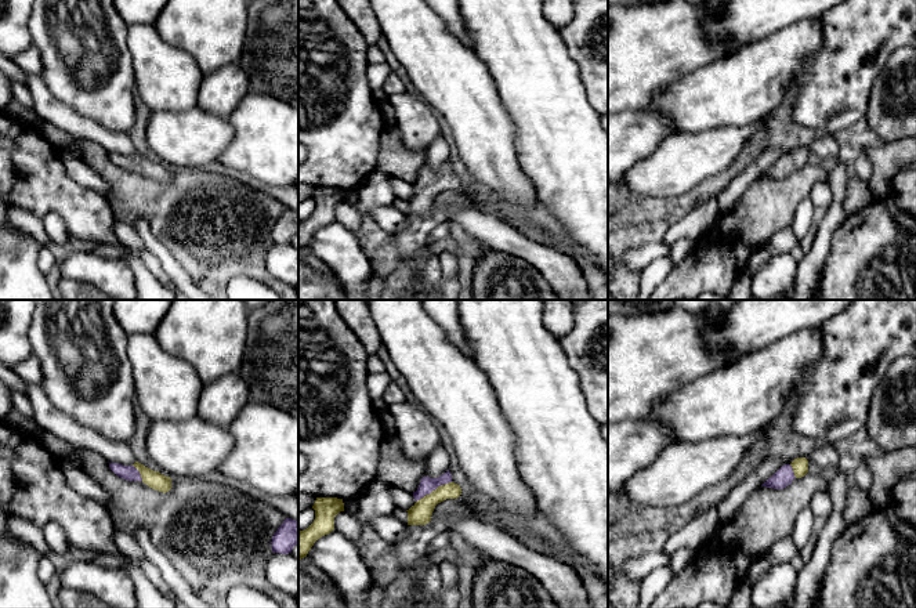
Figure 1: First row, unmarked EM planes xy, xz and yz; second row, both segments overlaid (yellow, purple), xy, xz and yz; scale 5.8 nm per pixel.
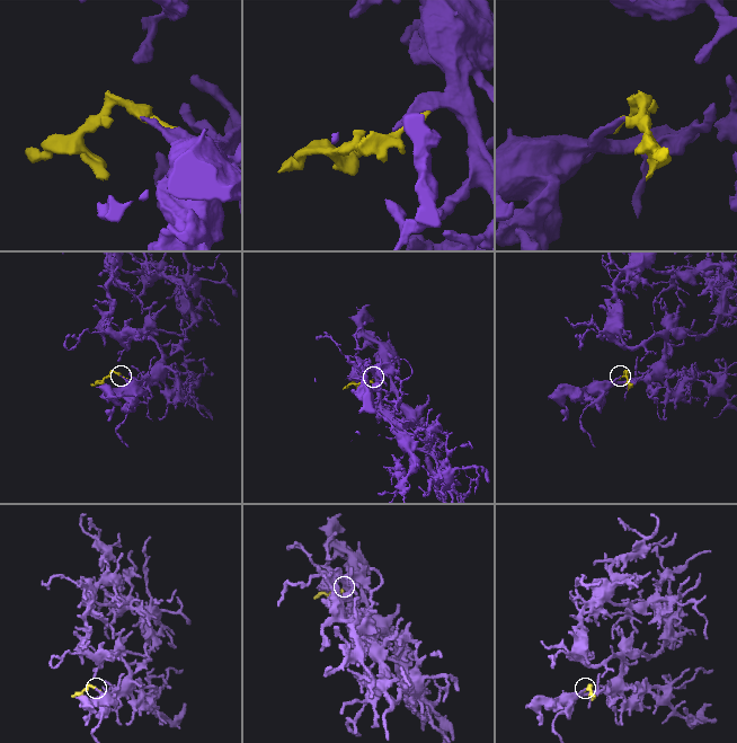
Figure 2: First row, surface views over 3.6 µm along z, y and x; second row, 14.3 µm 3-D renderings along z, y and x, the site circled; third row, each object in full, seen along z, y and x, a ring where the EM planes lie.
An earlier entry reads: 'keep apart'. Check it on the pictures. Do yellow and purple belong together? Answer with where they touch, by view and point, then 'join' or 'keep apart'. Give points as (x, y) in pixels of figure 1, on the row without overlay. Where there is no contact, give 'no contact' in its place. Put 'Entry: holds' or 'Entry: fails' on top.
Entry: fails
meets yellow in xz at (433, 181); join

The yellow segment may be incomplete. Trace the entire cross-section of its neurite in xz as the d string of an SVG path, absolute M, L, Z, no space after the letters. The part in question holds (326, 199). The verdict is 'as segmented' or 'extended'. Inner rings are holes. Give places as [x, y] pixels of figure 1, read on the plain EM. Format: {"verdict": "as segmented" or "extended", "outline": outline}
{"verdict": "as segmented", "outline": "M316 188L314 213L304 221L298 221L298 250L307 247L314 234L334 221L334 207L344 202L343 189Z"}

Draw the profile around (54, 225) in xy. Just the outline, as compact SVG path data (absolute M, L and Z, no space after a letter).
M48 213L44 218L44 231L54 243L65 245L69 234L62 218L57 213Z

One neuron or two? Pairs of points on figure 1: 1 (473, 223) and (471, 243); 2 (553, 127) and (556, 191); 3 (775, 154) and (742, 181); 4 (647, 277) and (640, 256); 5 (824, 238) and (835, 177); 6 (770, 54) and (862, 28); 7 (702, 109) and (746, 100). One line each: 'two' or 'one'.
1: two
2: one
3: one
4: two
5: one
6: two
7: one

